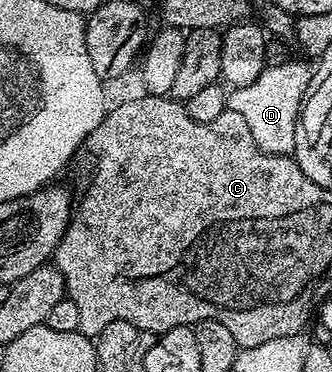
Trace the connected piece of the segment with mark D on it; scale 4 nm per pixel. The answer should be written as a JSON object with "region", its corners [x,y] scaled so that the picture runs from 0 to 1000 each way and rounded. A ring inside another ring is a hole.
{"region":[[[873,164],[858,175],[801,177],[786,207],[762,218],[762,228],[711,234],[684,245],[684,285],[693,296],[726,304],[726,315],[738,315],[738,325],[750,333],[750,358],[762,358],[762,379],[774,379],[786,403],[825,417],[877,417],[889,403],[889,352],[901,341],[901,301],[910,298],[913,269],[925,263],[940,231],[940,183],[934,191],[913,169]]]}

